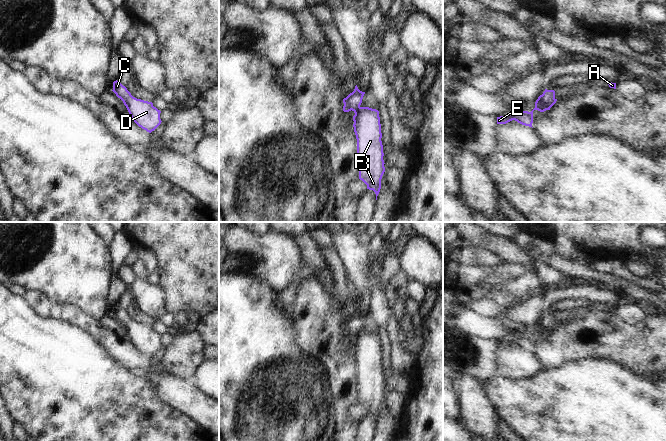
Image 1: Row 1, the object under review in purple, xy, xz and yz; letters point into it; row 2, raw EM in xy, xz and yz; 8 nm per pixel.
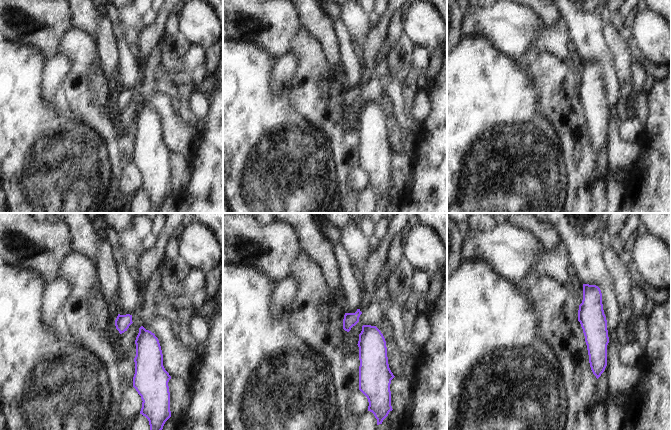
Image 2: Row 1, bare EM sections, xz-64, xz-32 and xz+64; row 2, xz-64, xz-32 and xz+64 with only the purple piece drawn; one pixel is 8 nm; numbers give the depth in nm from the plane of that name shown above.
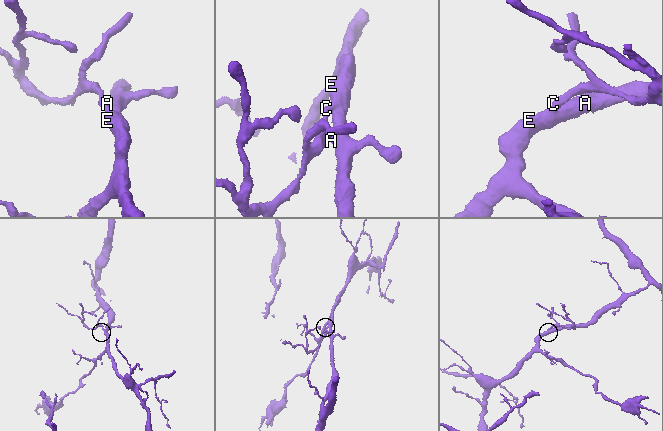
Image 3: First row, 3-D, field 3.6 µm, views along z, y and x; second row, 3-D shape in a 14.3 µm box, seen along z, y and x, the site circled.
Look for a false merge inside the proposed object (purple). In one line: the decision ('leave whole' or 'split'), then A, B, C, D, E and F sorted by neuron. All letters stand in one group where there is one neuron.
leave whole; groups A B C D E F

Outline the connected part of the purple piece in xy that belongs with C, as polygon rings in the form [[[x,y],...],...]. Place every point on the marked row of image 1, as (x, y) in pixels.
[[[117,80],[113,82],[112,91],[123,101],[132,120],[139,127],[151,133],[161,124],[161,111],[154,107],[152,102],[133,97],[127,88]]]

